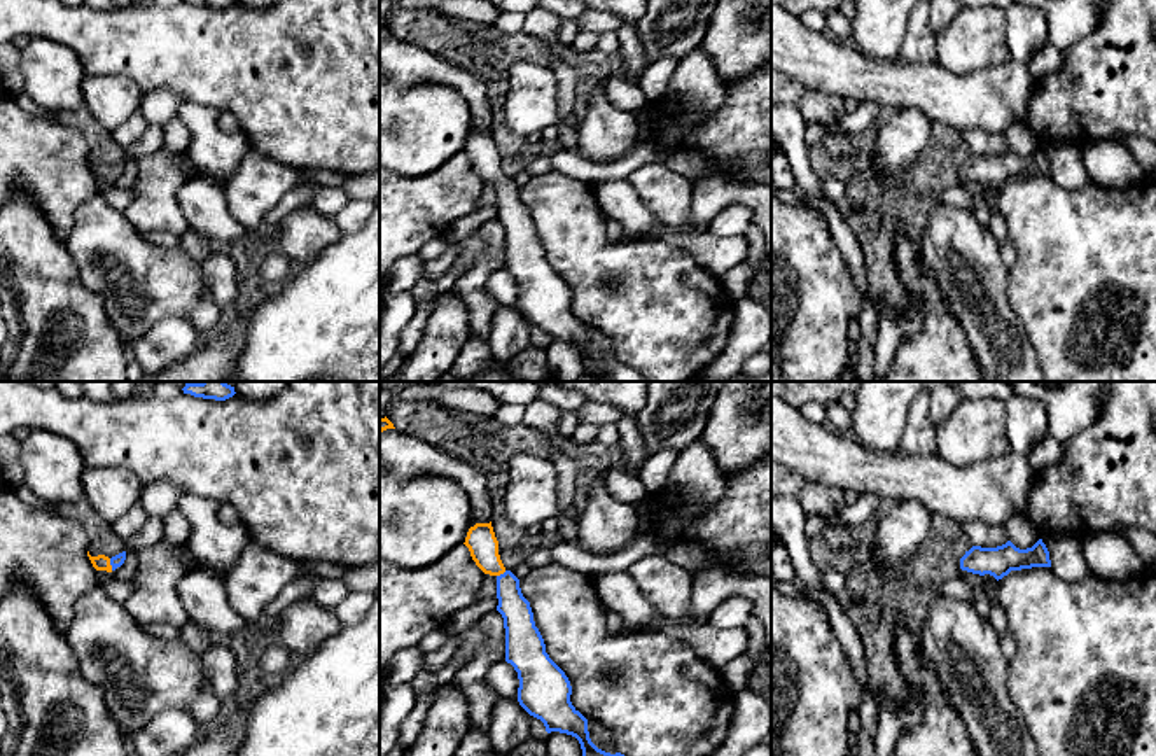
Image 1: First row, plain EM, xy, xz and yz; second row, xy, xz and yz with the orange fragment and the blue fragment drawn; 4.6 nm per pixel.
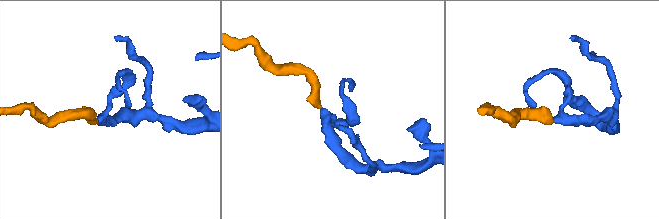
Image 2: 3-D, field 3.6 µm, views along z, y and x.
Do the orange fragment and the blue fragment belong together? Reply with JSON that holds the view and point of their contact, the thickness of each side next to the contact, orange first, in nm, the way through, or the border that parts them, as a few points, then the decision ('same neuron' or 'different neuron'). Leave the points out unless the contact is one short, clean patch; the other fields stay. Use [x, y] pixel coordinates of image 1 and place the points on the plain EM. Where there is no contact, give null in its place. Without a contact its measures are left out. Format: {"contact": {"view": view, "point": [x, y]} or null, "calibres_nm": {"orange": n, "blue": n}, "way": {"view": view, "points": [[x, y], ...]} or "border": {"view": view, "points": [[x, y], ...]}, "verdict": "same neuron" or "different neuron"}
{"contact": {"view": "xy", "point": [109, 172]}, "calibres_nm": {"orange": 70, "blue": 60}, "way": {"view": "xy", "points": [[100, 170], [109, 172], [118, 168]]}, "verdict": "same neuron"}

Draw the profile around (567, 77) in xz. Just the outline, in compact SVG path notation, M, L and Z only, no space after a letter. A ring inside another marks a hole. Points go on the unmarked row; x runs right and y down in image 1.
M554 60L549 68L556 75L558 82L558 126L565 124L567 117L577 110L581 79L575 68L565 61Z

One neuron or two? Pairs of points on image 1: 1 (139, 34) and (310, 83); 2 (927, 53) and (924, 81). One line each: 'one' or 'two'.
1: one
2: two

